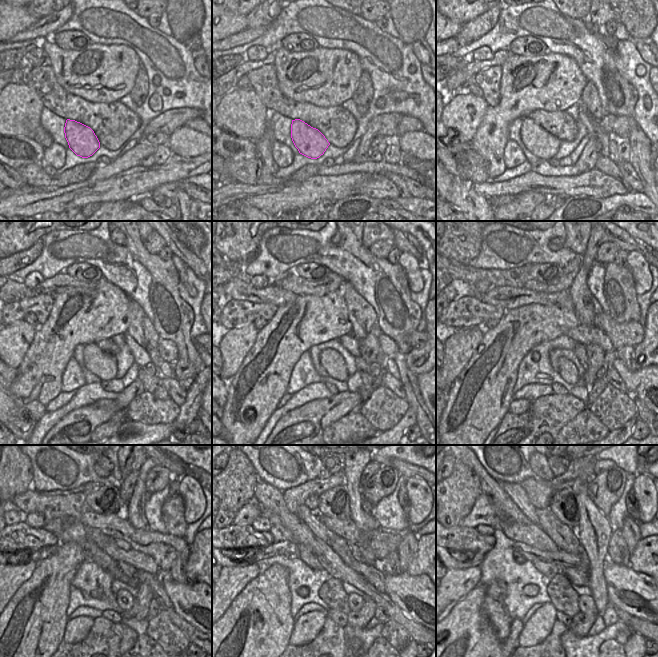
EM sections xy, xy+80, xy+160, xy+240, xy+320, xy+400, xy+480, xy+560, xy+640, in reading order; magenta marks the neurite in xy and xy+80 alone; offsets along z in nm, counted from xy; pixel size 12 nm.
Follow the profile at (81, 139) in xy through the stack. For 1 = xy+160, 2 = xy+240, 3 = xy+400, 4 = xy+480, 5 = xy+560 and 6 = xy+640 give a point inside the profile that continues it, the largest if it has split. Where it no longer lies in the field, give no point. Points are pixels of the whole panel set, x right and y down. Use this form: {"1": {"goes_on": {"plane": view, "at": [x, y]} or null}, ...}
{"1": {"goes_on": {"plane": "xy+160", "at": [538, 141]}}, "2": {"goes_on": {"plane": "xy+240", "at": [102, 364]}}, "3": {"goes_on": {"plane": "xy+400", "at": [567, 370]}}, "4": {"goes_on": {"plane": "xy+480", "at": [124, 599]}}, "5": {"goes_on": {"plane": "xy+560", "at": [355, 601]}}, "6": {"goes_on": {"plane": "xy+640", "at": [586, 603]}}}

